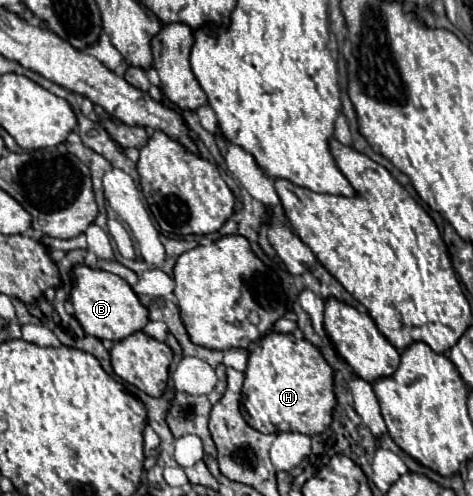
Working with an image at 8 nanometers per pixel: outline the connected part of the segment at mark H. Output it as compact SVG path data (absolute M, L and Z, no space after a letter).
M269 332L251 348L241 390L241 416L251 428L263 434L299 432L315 436L329 428L333 406L333 370L311 342L293 334Z

